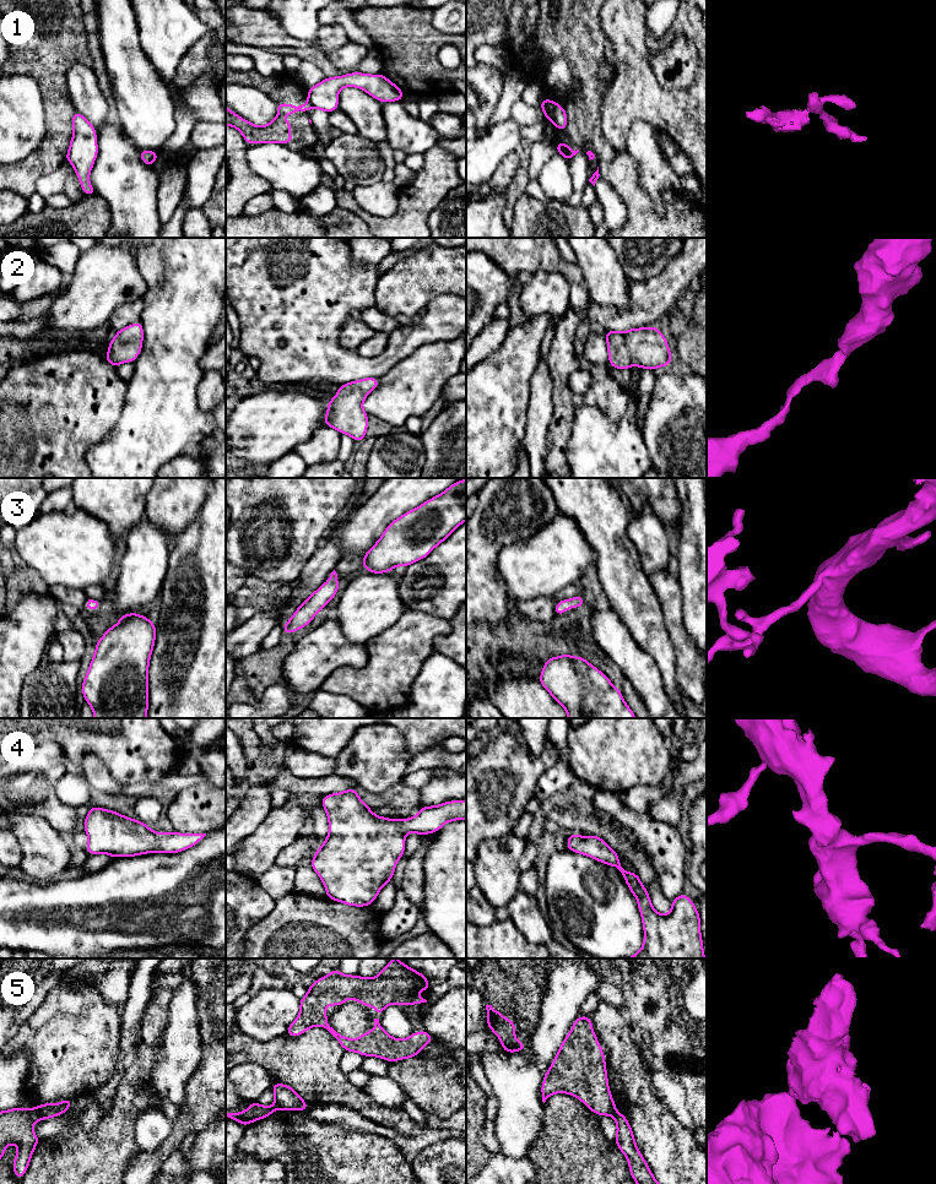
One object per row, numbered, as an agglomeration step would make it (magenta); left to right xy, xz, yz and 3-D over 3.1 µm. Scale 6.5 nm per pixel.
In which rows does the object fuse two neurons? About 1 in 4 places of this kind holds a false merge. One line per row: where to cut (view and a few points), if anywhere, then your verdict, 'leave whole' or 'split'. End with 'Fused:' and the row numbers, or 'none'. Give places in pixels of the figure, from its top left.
1: xz (308, 99), (312, 106) | split
2: no cut | leave whole
3: no cut | leave whole
4: no cut | leave whole
5: xy (37, 1108), (43, 1117) | split
Fused: 1, 5

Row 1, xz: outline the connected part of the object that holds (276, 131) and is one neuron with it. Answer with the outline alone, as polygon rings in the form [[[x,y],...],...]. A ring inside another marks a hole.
[[[308,101],[307,104],[296,107],[283,102],[277,103],[277,116],[267,125],[258,126],[250,124],[248,120],[240,118],[234,112],[231,112],[226,105],[226,125],[233,126],[240,131],[245,143],[292,143],[294,141],[293,134],[288,135],[287,130],[294,126],[293,120],[286,124],[282,118],[286,114],[296,112],[309,113],[312,105]]]

